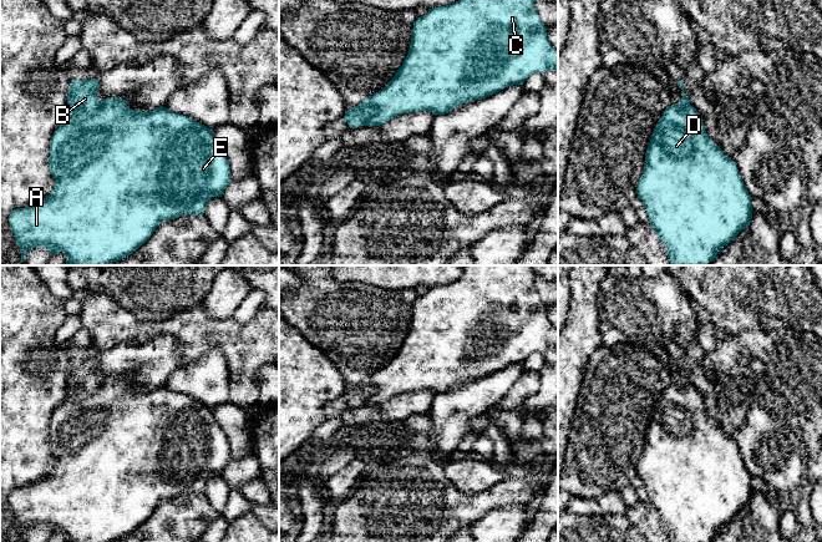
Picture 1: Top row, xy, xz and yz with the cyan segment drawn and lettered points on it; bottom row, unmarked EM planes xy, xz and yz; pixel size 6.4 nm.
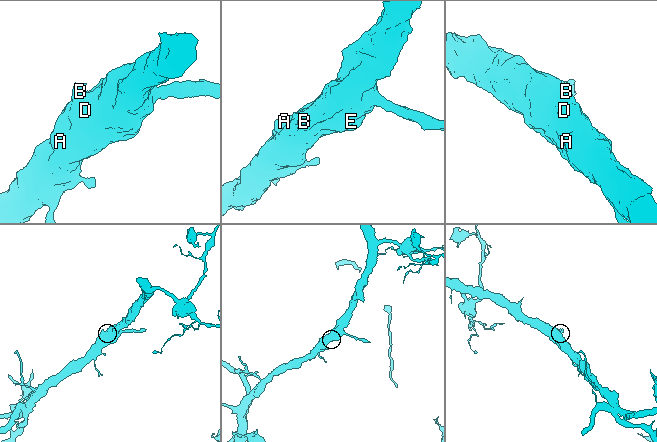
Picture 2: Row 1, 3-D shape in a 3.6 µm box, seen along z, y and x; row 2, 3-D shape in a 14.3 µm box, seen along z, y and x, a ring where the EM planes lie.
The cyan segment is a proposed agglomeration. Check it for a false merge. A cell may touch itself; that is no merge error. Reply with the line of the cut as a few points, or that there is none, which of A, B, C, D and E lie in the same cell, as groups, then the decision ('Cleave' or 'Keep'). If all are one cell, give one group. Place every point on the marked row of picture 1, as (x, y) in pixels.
Split along xy (101, 101), (92, 114), (66, 121). Groups: A C D E / B. Cleave

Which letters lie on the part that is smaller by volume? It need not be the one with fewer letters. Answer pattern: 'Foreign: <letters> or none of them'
Foreign: B

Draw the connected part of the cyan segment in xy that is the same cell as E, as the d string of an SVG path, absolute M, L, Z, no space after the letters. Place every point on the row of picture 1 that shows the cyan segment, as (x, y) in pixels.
M117 97L105 98L93 115L72 122L66 121L54 132L50 141L49 169L56 179L51 193L32 206L14 209L9 218L14 238L21 249L21 262L26 258L29 249L37 247L47 248L51 257L60 252L65 253L67 258L66 265L107 265L108 263L121 260L146 243L159 223L176 219L182 214L203 216L207 202L212 197L222 197L224 189L232 182L229 162L218 145L212 128L188 116L174 113L163 106L146 113L141 110L131 110L126 100Z

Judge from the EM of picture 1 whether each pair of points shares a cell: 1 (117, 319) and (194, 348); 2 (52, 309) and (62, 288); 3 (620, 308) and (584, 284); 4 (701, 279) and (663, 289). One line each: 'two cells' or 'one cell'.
1: one cell
2: two cells
3: two cells
4: two cells

